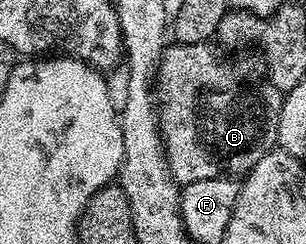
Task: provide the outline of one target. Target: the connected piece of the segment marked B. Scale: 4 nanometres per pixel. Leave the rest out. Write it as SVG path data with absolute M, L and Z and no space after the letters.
M165 45L156 68L158 83L158 113L164 139L164 152L168 159L168 172L181 187L194 180L210 180L225 176L243 176L277 145L278 120L282 112L284 94L274 88L271 77L265 76L266 66L255 58L255 53L240 52L237 58L224 58L215 45Z

